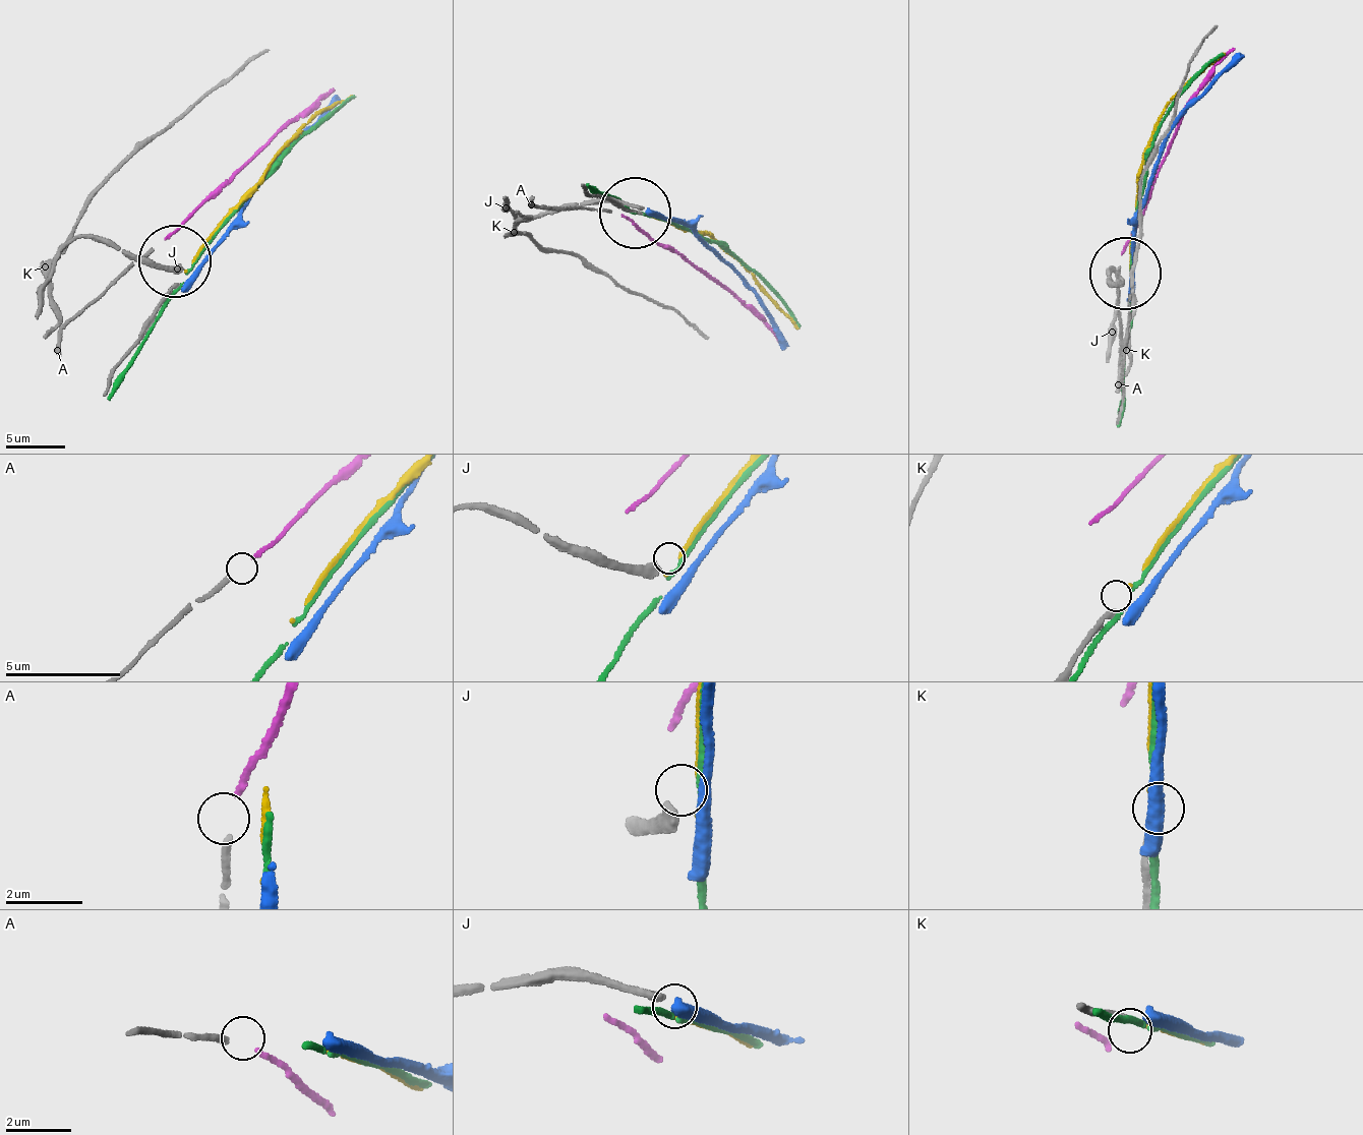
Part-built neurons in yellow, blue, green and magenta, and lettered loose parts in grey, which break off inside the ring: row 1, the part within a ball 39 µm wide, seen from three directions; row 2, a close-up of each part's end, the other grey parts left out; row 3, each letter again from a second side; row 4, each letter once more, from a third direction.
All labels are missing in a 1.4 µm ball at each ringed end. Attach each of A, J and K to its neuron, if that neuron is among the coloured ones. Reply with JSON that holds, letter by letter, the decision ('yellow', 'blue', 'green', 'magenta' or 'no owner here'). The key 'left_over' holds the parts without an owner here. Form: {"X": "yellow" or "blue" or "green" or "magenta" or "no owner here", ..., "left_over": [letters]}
{"A": "magenta", "J": "no owner here", "K": "yellow", "left_over": ["J"]}

